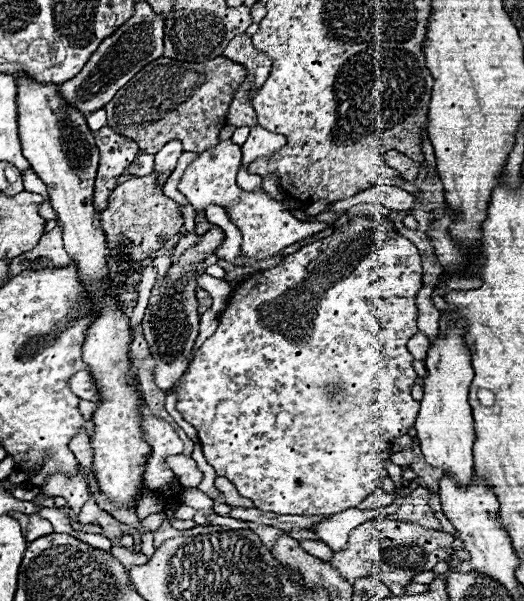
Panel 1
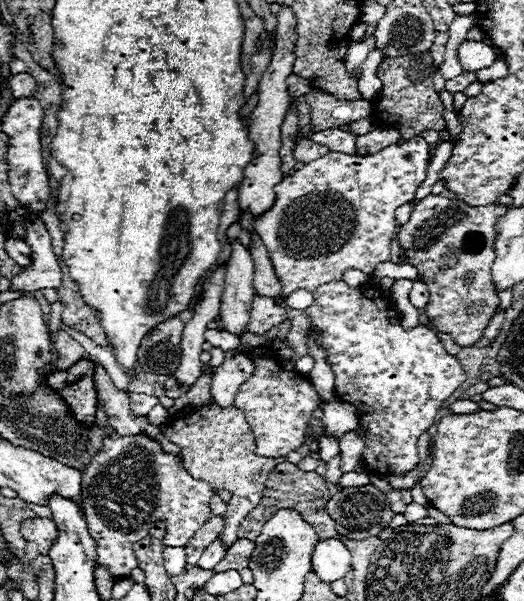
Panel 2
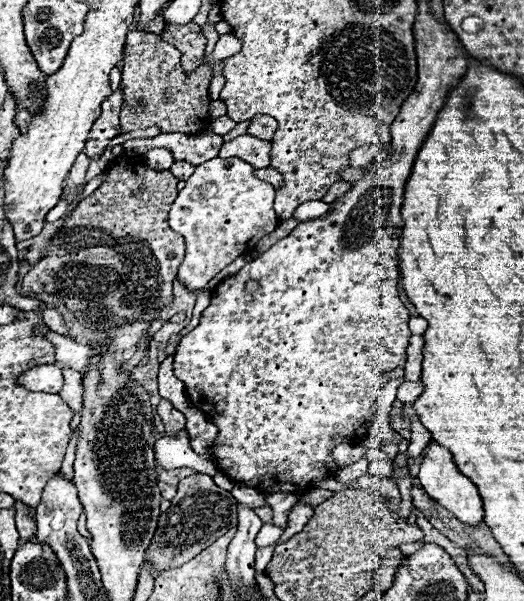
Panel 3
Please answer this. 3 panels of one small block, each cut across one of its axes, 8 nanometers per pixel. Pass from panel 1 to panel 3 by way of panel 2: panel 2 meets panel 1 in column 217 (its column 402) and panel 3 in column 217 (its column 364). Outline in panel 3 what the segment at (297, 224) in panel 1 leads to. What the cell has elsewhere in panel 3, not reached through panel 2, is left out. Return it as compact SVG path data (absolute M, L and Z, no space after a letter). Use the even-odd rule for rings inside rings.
M236 156L212 158L196 166L196 172L174 200L168 218L170 228L186 240L186 256L178 268L178 278L190 290L204 288L222 268L278 228L274 192L272 184L256 178L256 170Z

